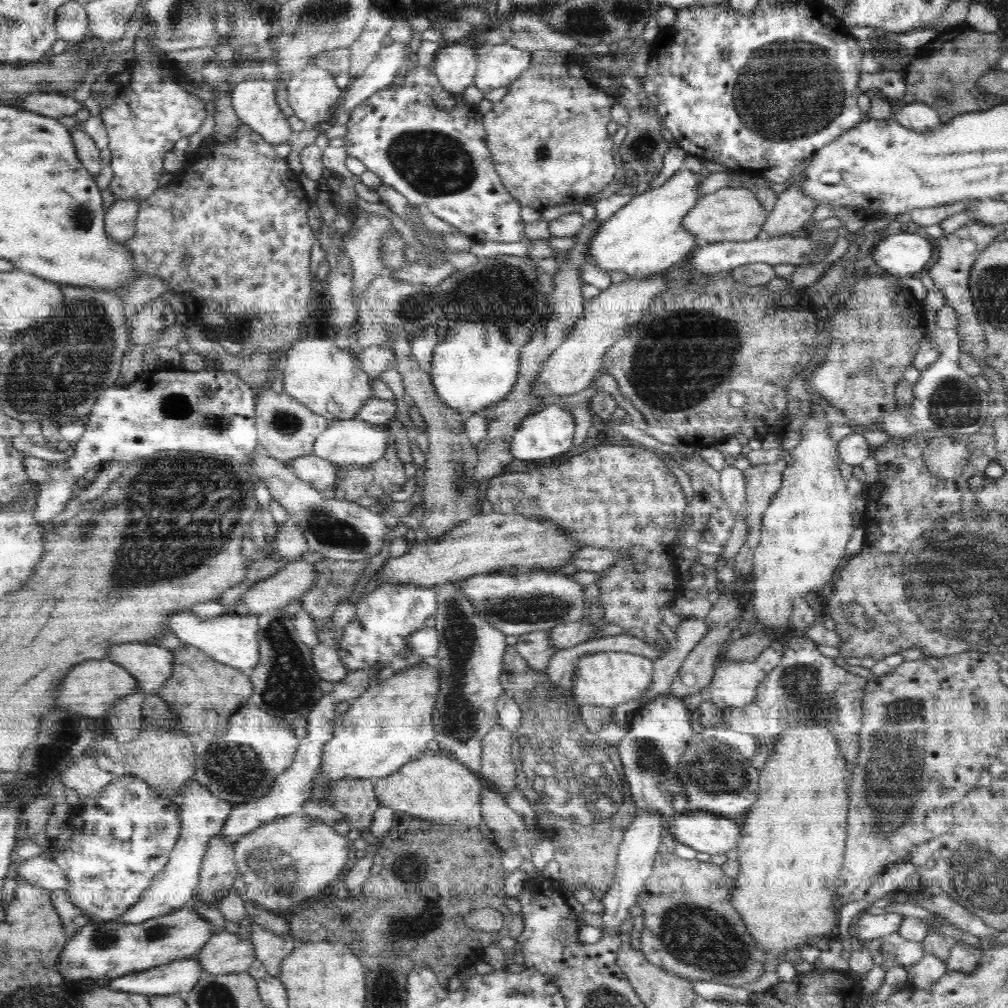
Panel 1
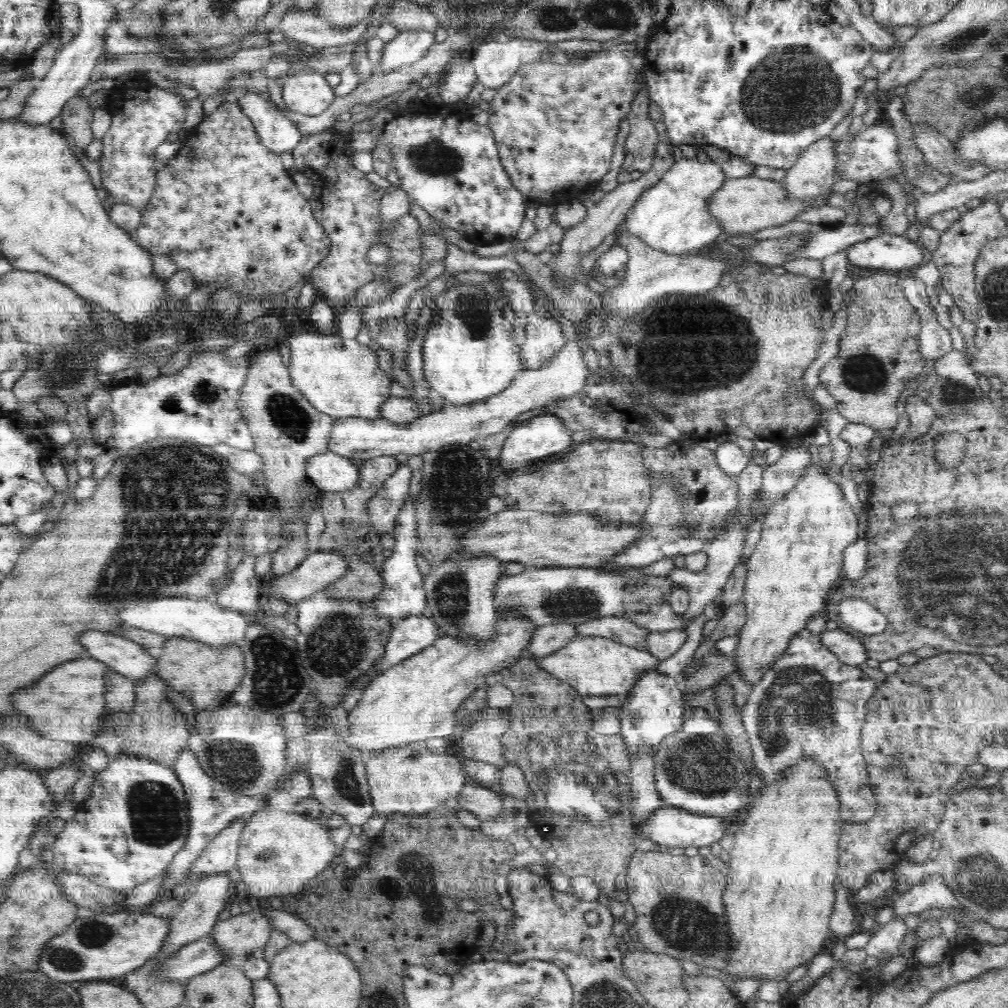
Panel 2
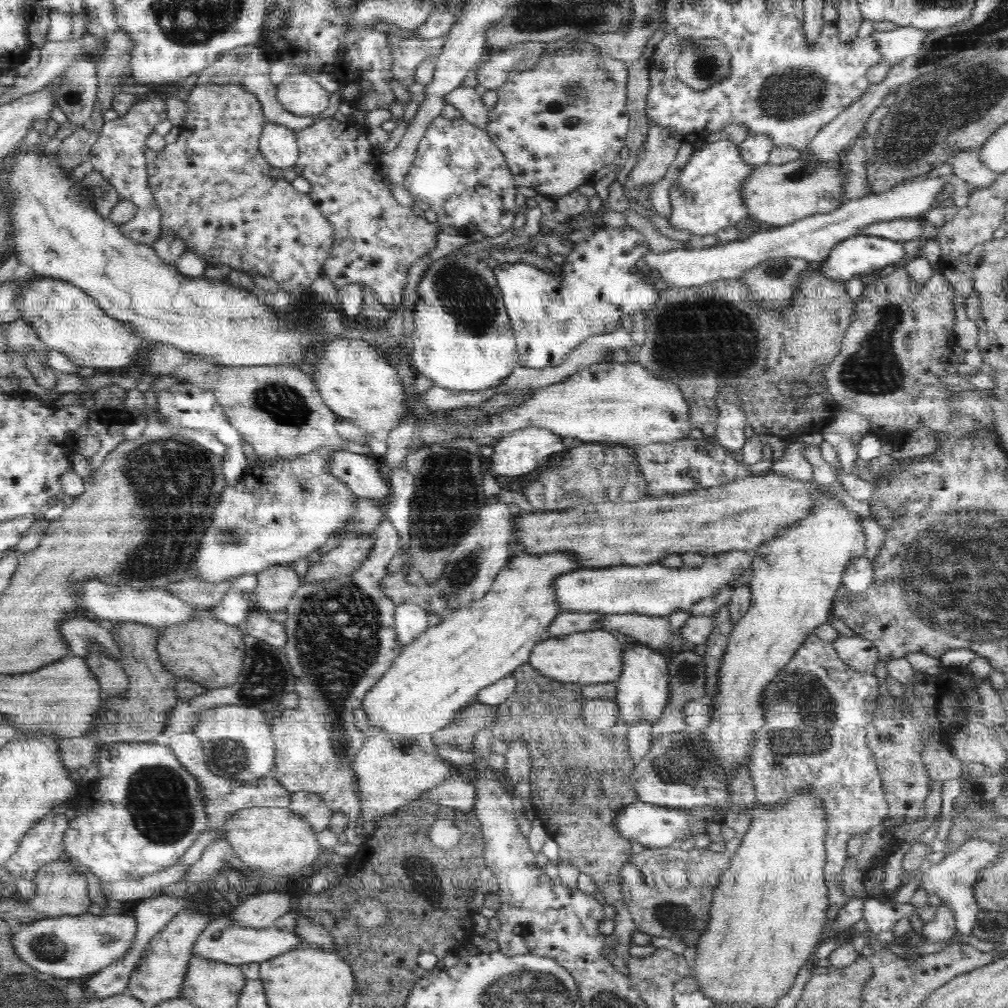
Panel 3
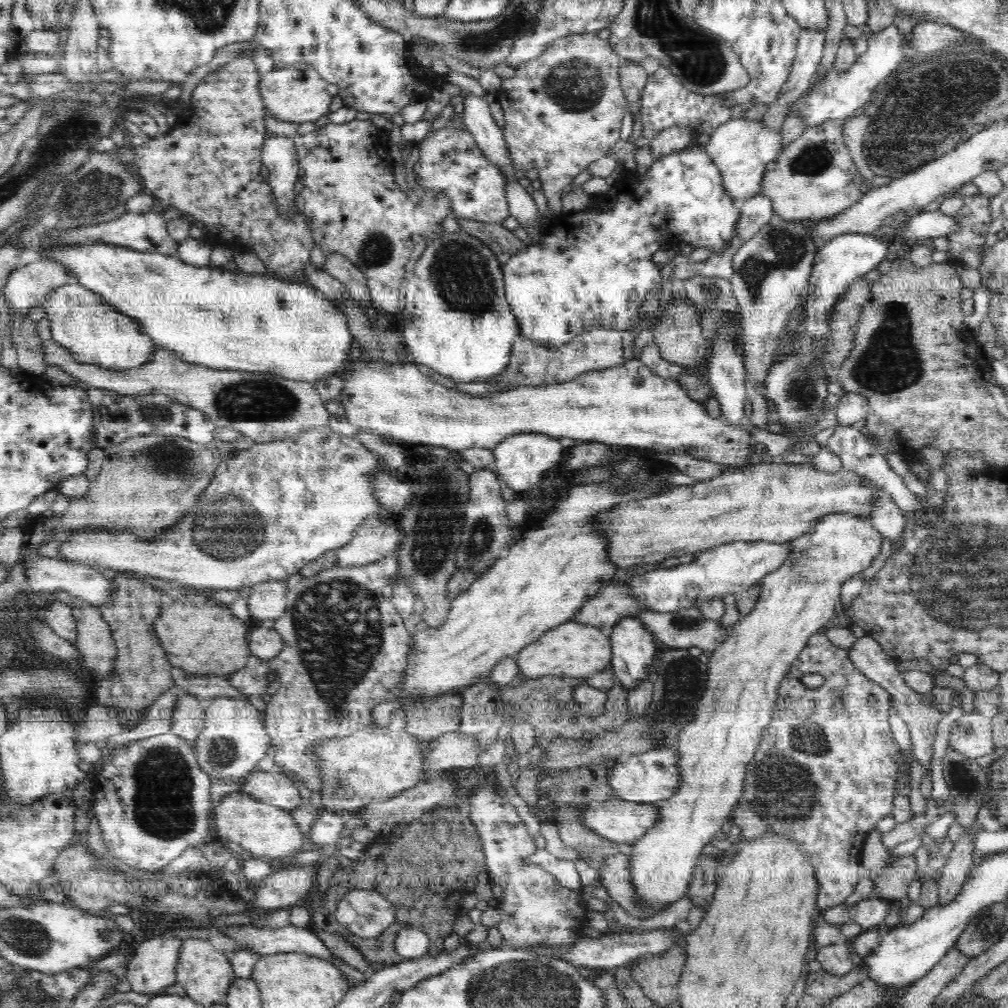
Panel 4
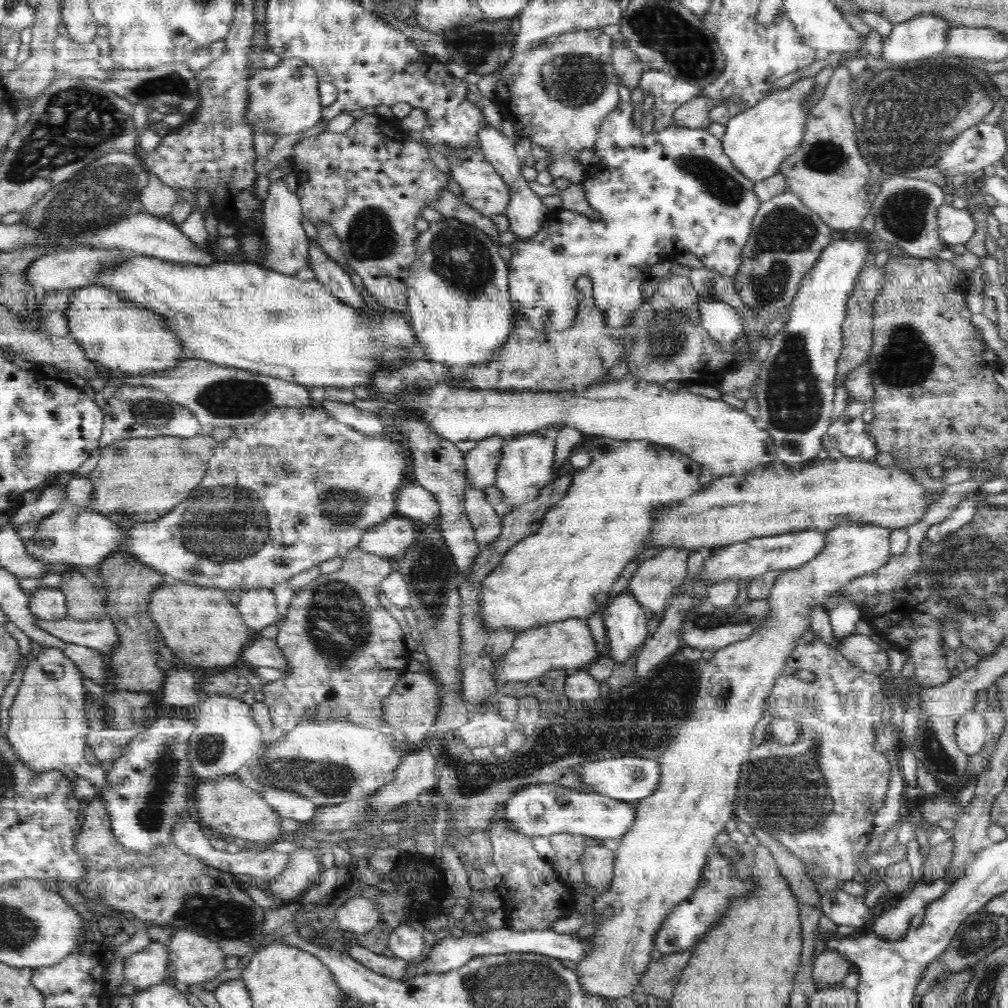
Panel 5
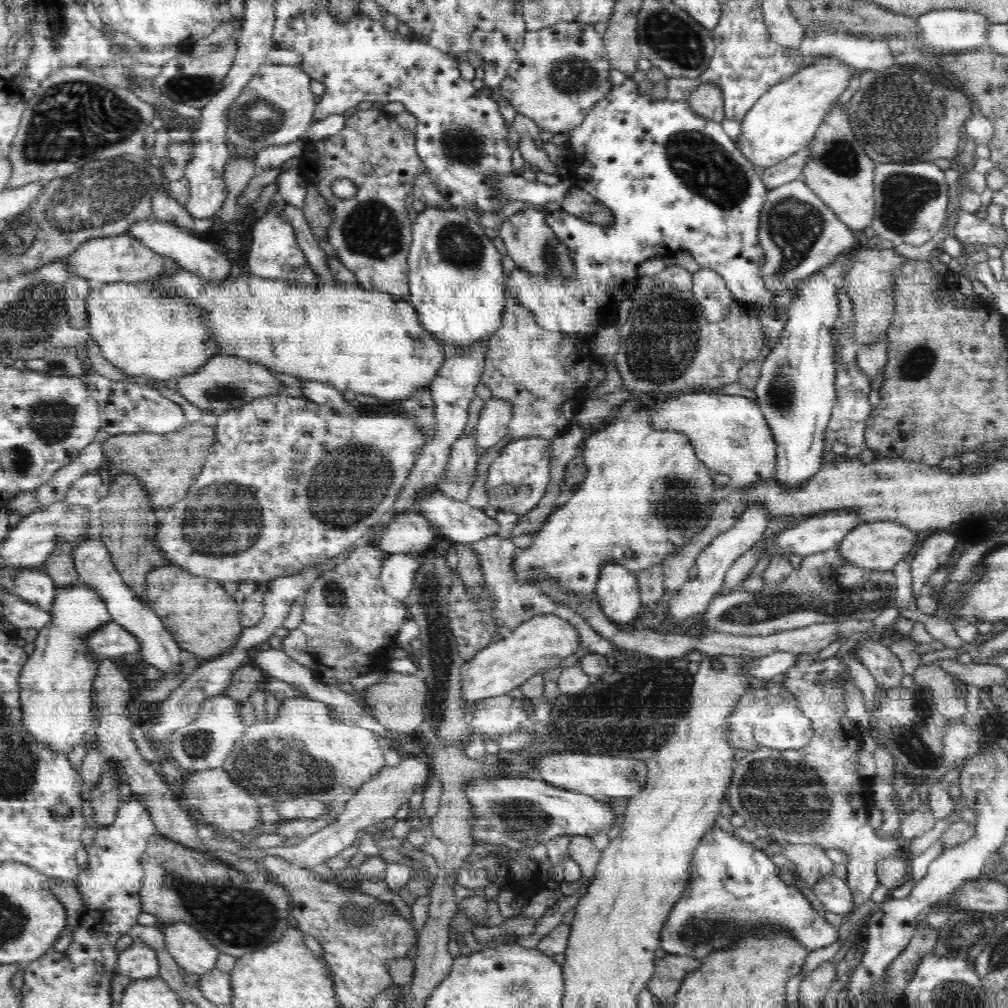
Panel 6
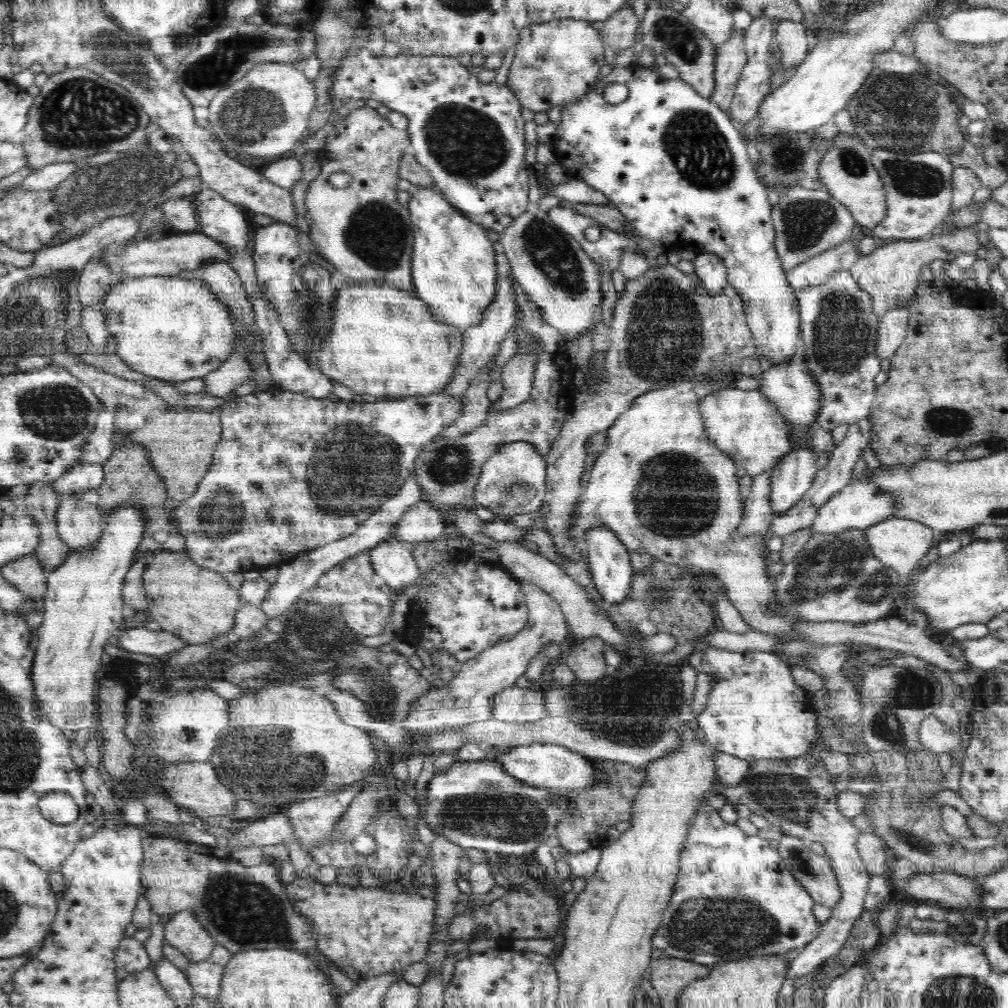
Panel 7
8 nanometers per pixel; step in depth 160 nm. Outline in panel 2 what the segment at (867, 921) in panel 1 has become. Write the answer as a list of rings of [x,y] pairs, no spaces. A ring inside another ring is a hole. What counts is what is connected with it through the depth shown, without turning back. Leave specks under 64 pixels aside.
[[[936,874],[927,875],[924,883],[912,885],[911,889],[897,895],[892,905],[895,920],[904,920],[908,914],[918,915],[931,908],[963,910],[953,890]]]

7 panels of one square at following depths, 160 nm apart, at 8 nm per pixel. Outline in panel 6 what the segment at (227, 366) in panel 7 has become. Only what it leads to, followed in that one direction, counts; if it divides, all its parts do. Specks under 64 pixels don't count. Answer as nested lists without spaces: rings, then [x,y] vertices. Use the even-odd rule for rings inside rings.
[[[214,355],[208,359],[197,371],[174,380],[178,384],[178,393],[186,398],[190,404],[202,411],[210,411],[219,417],[230,408],[244,408],[256,398],[271,395],[286,395],[283,382],[272,375],[265,366],[252,364],[237,356]]]

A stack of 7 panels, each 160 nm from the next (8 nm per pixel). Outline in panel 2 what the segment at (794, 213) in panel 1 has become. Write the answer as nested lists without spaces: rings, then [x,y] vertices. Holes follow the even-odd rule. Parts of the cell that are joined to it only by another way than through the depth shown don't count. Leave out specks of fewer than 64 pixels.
[[[827,137],[802,152],[783,181],[788,200],[809,200],[809,204],[815,206],[833,192],[832,187],[836,182],[836,144],[838,142]]]

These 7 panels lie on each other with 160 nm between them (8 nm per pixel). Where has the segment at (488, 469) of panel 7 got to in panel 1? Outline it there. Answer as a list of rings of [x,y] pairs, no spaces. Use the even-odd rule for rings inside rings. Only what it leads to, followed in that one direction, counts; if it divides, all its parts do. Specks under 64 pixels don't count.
[[[559,404],[547,405],[538,408],[536,412],[522,420],[510,442],[509,449],[518,460],[550,460],[553,456],[565,457],[577,448],[574,440],[575,430],[576,421],[568,409]]]

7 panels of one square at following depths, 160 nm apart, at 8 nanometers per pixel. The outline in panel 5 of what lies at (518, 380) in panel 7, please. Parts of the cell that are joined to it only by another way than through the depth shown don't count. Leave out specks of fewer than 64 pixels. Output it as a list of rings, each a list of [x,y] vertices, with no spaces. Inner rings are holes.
[[[490,436],[476,443],[474,449],[465,453],[465,475],[473,488],[484,493],[486,488],[492,488],[496,484],[496,470],[505,440],[501,436]]]

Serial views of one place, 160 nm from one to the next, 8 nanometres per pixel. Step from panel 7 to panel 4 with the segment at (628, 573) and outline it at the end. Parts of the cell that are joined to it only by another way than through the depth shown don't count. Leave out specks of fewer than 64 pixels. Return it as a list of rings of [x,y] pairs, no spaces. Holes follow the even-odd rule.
[[[628,616],[608,631],[612,646],[611,668],[627,692],[644,682],[655,661],[656,644],[638,616]]]

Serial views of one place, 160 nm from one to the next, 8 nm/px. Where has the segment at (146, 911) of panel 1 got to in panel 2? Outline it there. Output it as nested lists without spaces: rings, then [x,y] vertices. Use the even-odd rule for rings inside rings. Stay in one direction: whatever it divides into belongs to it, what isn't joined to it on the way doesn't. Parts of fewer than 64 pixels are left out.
[[[181,748],[176,760],[175,773],[183,786],[185,797],[188,803],[188,816],[190,821],[189,831],[184,846],[174,855],[170,861],[166,872],[166,880],[162,884],[162,891],[171,890],[174,886],[184,882],[189,878],[190,870],[193,868],[194,860],[202,854],[202,850],[210,844],[211,840],[229,824],[237,818],[250,815],[267,806],[268,795],[244,796],[227,787],[224,781],[219,782],[215,778],[210,778],[198,764],[194,753],[189,748]]]

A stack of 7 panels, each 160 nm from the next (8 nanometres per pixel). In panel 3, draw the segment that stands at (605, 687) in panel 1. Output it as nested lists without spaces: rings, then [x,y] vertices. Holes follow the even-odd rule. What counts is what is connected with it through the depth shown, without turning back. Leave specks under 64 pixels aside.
[[[604,630],[578,632],[566,637],[546,638],[537,642],[529,657],[529,664],[542,675],[558,681],[586,684],[617,682],[623,670],[625,646]]]

